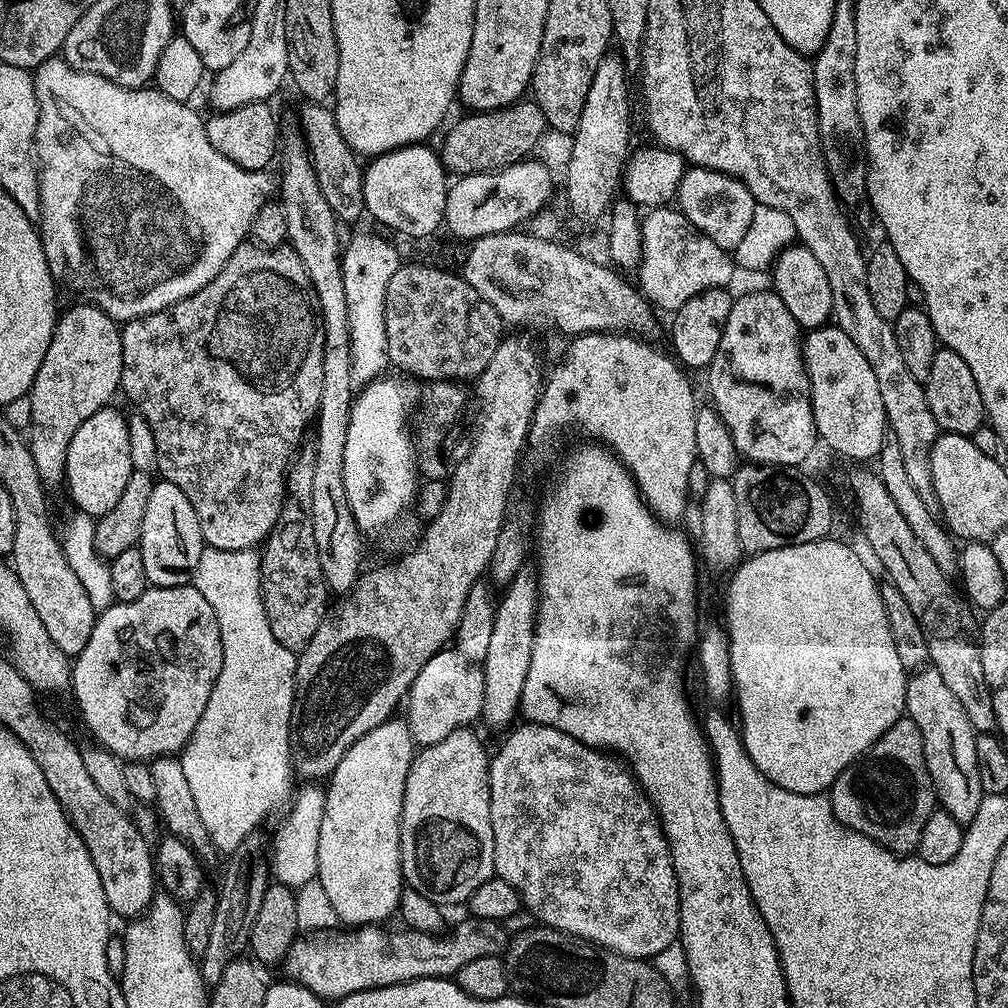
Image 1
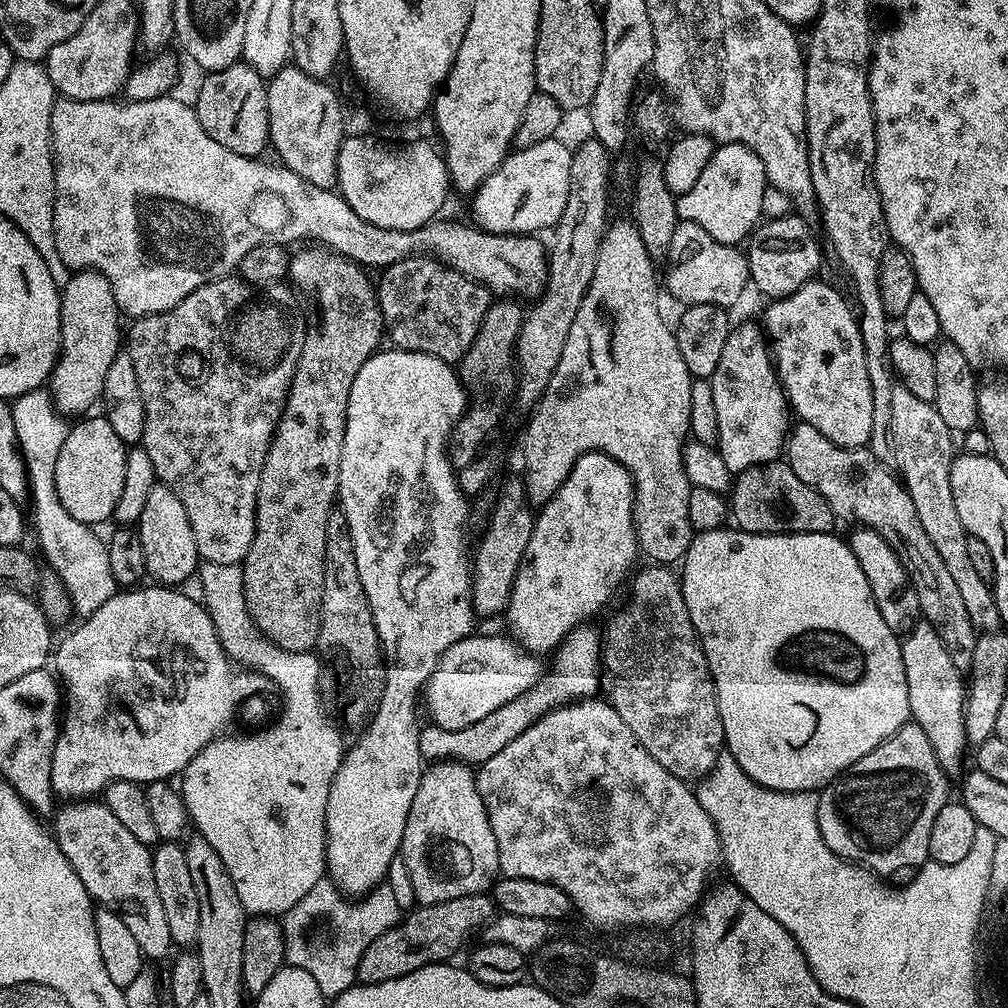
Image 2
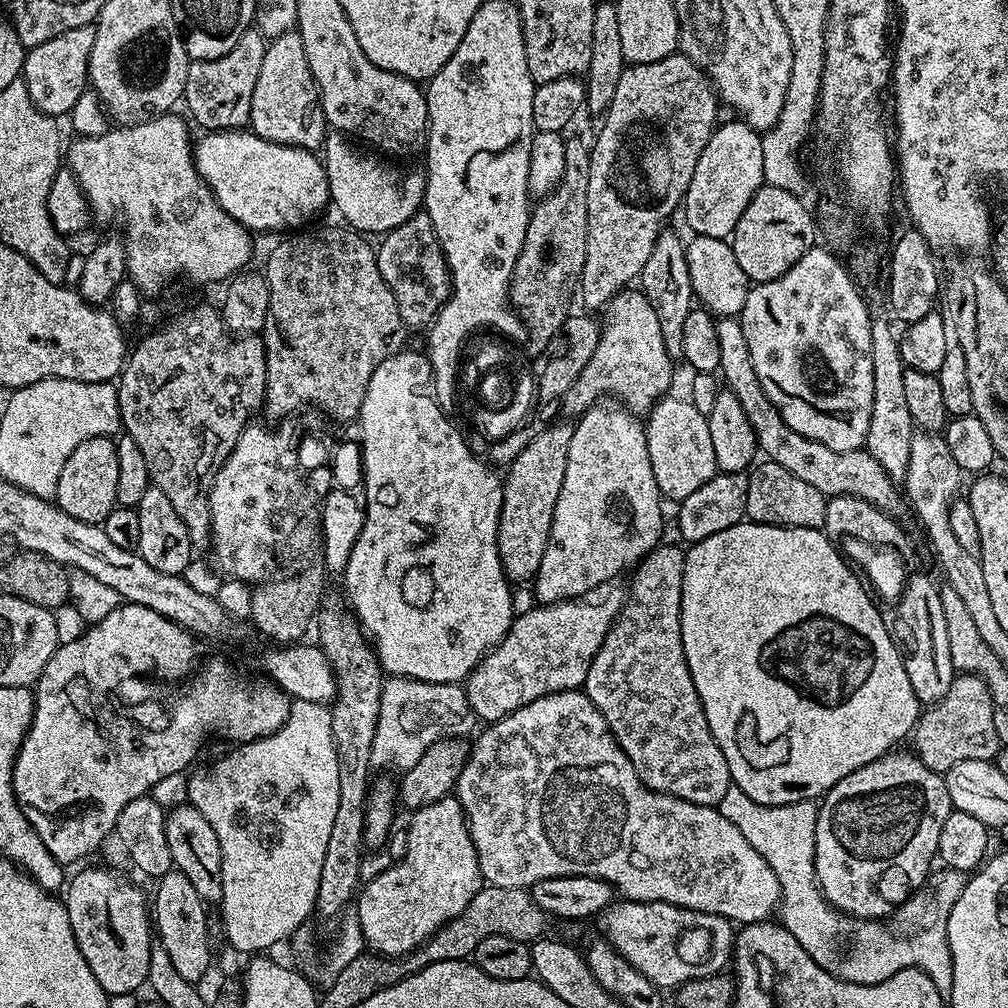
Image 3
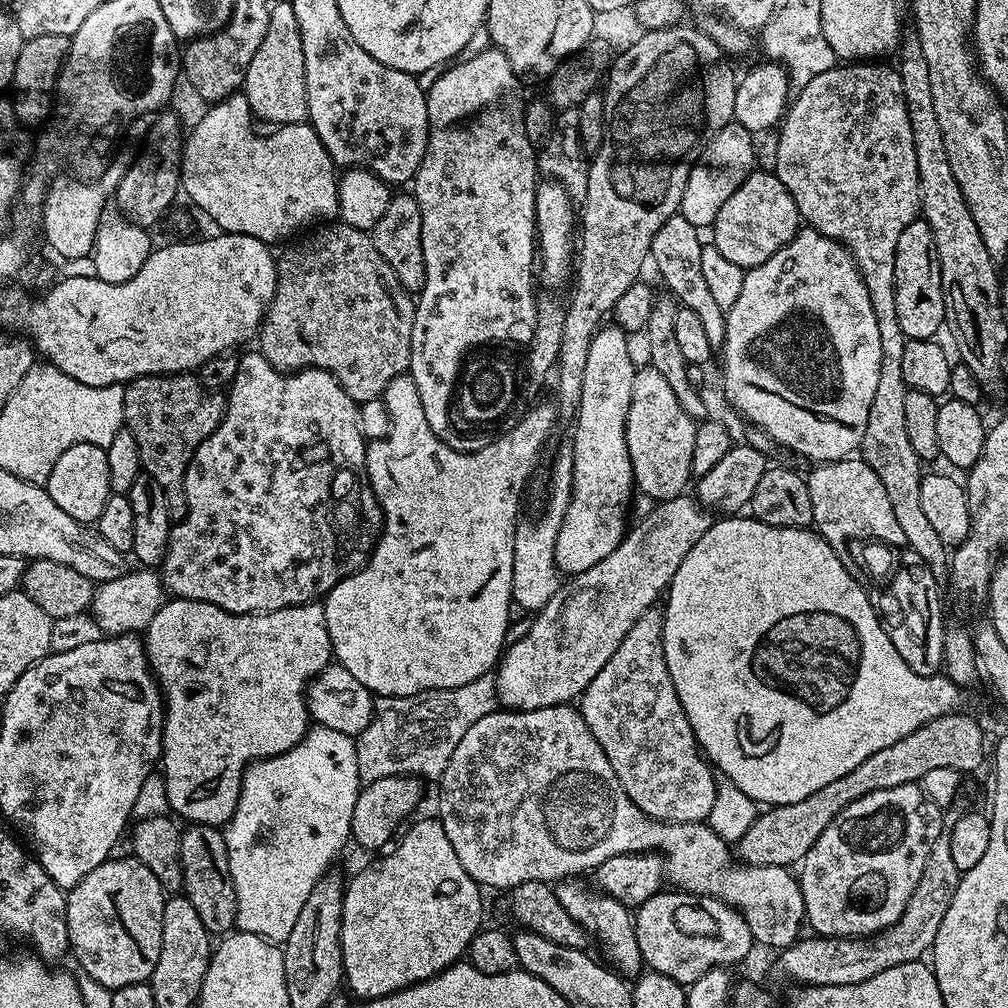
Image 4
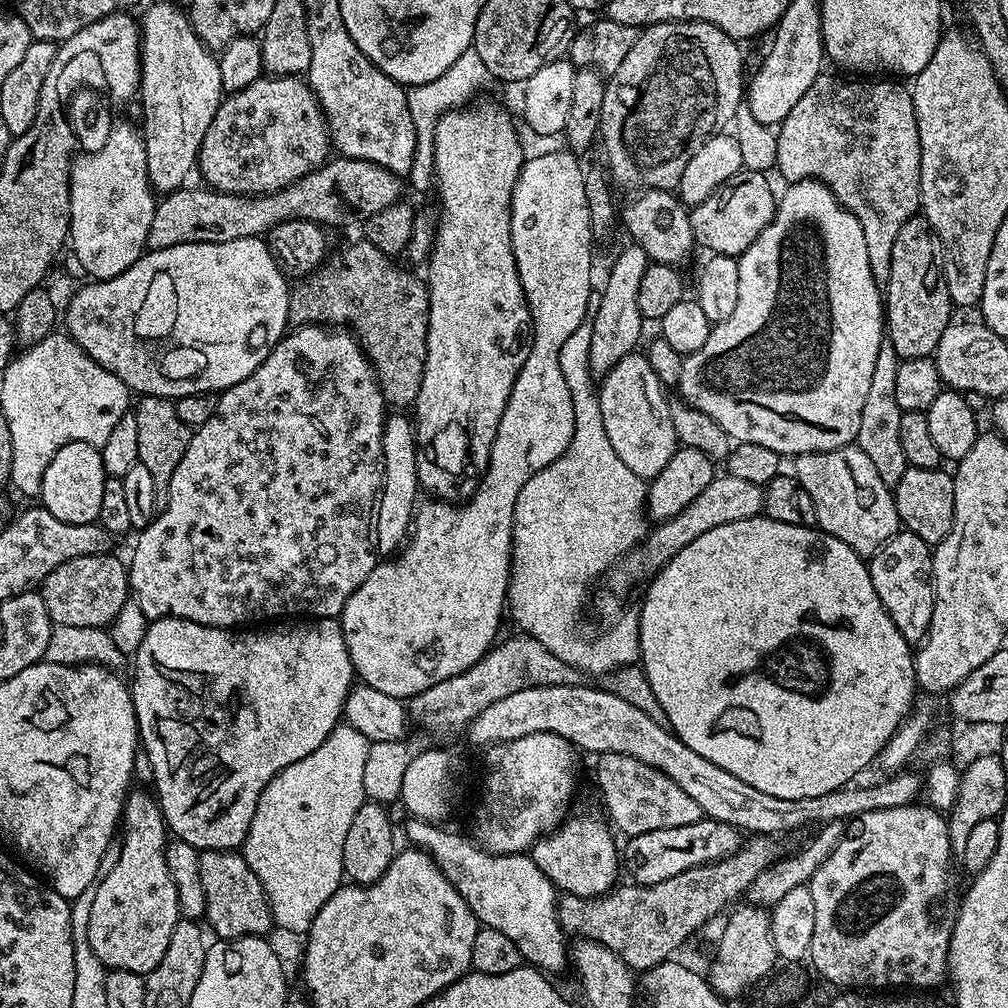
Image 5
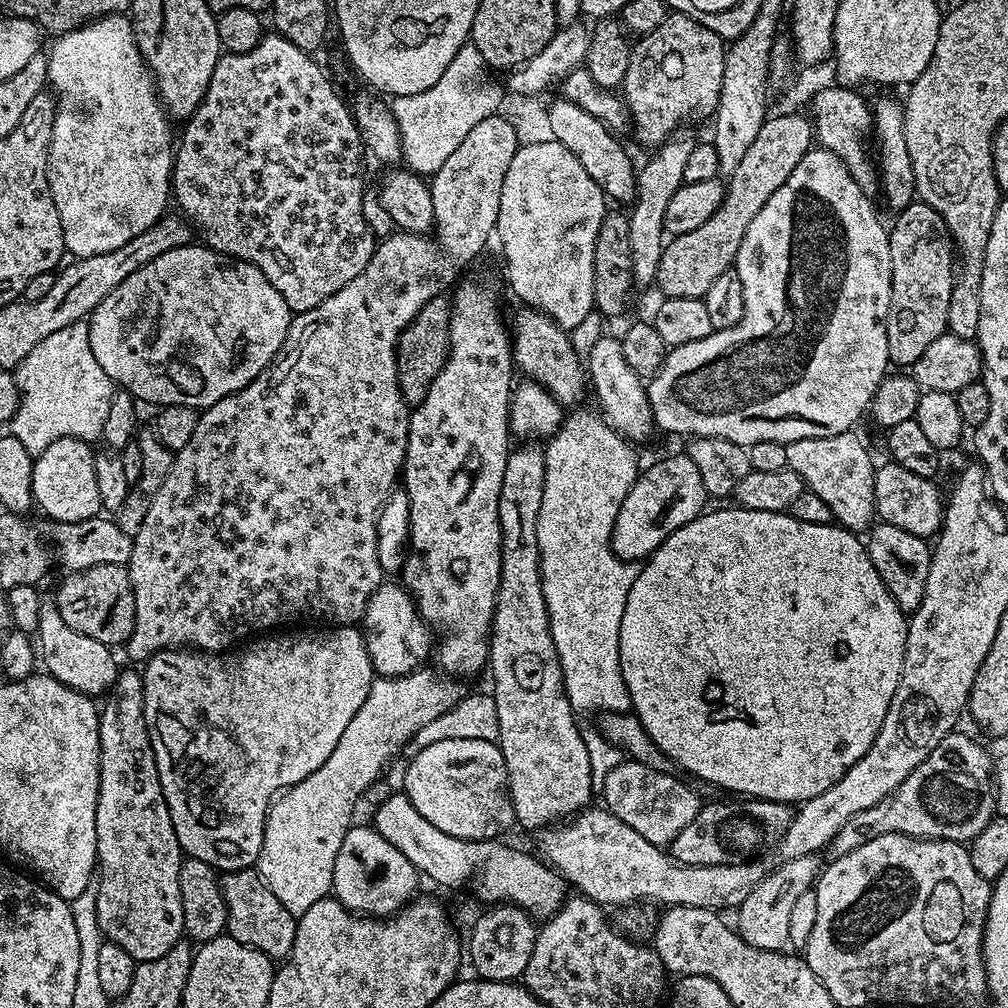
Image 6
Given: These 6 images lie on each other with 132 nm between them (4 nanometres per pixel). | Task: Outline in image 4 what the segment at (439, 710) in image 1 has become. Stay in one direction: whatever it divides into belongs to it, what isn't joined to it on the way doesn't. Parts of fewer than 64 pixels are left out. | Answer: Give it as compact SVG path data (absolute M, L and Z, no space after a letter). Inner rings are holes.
M688 494L659 501L653 508L656 509L641 524L633 523L629 527L621 544L610 550L602 562L590 566L590 570L582 574L565 579L554 598L550 598L550 602L535 613L529 633L507 645L494 669L496 698L505 709L529 712L555 704L567 704L581 696L586 686L594 682L594 674L598 674L598 670L610 662L630 626L634 626L645 610L653 607L665 595L678 566L682 566L682 558L694 550L694 542L698 542L698 538L702 538L702 534L706 534L714 522L700 501Z

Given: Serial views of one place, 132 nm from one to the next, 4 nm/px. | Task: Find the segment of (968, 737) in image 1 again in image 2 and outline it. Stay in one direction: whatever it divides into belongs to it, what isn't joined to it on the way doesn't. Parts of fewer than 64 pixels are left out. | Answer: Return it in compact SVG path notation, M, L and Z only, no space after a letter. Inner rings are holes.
M927 622L915 624L901 639L900 649L902 666L906 670L906 694L910 698L911 719L926 730L926 738L930 738L930 746L934 746L934 754L945 773L953 774L964 760L964 748L969 747L964 733L966 684L961 669L950 662L950 654L946 654L942 638Z

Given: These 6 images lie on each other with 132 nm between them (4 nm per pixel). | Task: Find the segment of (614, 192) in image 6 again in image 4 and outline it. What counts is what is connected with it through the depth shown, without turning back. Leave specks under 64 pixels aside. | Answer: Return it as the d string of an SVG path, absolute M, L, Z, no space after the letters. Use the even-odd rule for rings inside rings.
M674 215L654 234L650 264L656 267L658 275L664 279L668 286L667 291L675 296L679 307L694 310L702 321L706 333L706 339L714 350L723 349L726 338L726 322L728 321L726 309L718 306L718 302L712 297L711 291L702 275L702 250L705 245L700 241L701 233L682 215Z

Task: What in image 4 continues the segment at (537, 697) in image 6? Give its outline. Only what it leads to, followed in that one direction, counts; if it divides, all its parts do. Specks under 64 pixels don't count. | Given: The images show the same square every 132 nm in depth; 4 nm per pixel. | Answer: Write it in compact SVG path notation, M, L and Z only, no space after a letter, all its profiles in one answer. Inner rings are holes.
M569 878L555 885L558 902L566 909L566 914L581 924L589 937L600 947L599 955L603 963L611 968L617 976L632 982L645 971L646 965L642 958L642 950L638 950L636 937L636 921L633 909L628 908L618 898L610 898L605 892L590 886L584 878Z

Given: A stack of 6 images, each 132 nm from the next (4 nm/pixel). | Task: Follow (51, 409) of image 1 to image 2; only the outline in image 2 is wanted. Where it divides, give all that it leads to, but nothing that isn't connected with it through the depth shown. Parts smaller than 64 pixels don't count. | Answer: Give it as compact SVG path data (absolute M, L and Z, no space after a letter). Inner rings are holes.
M92 268L73 271L70 282L60 289L60 356L50 377L52 402L65 417L87 413L87 408L103 397L110 362L122 351L120 320L114 290L104 275Z

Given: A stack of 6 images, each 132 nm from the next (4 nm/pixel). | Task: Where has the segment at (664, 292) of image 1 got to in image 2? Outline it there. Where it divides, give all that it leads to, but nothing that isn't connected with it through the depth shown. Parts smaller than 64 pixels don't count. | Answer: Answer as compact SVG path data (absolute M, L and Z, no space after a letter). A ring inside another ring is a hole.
M689 220L683 221L674 230L674 239L670 242L666 260L672 263L668 268L666 292L674 299L681 300L681 305L717 304L728 310L750 288L747 255L737 245L723 244L710 238L702 226L694 226L694 222Z

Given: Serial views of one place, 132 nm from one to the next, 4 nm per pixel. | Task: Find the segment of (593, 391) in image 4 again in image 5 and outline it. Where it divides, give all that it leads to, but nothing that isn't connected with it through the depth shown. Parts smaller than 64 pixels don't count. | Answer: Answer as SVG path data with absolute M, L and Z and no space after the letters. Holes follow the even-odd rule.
M629 243L627 247L617 254L616 261L611 261L606 291L599 296L598 310L590 316L594 326L594 335L590 338L590 366L596 374L607 373L627 352L637 351L640 331L646 327L638 306L638 294L650 261L646 250L634 243Z

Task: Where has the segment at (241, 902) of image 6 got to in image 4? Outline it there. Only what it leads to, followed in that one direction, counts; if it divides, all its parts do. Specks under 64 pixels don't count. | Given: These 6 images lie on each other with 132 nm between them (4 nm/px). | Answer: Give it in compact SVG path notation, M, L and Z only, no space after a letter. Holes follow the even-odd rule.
M188 824L180 833L180 857L184 875L182 892L188 897L190 906L198 910L202 926L206 926L209 934L231 933L236 922L236 895L230 878L228 847L223 831L205 824Z

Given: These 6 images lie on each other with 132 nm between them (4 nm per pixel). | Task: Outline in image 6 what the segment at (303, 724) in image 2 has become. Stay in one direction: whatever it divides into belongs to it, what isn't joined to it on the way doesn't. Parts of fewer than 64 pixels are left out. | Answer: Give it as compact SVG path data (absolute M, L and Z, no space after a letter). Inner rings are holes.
M417 670L405 676L390 676L373 679L370 694L366 694L366 702L358 709L358 714L350 718L350 726L342 738L338 738L338 746L330 753L330 758L314 770L302 782L276 797L268 809L262 850L258 861L258 871L270 886L274 898L290 910L290 914L299 918L314 906L314 902L325 899L332 892L334 878L334 858L338 858L338 850L342 850L342 838L346 838L348 829L353 827L352 811L356 803L360 804L364 791L376 780L381 779L384 767L391 762L392 756L405 751L408 740L421 730L422 726L450 711L460 699L466 695L465 681L447 674L435 676L432 672Z

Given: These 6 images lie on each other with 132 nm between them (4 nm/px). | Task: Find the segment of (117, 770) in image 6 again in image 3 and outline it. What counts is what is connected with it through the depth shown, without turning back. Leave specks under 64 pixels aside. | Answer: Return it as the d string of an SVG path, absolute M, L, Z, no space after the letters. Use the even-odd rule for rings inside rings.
M81 867L76 877L69 879L66 884L66 893L63 897L66 910L70 914L70 930L74 930L74 938L78 942L78 950L82 950L82 958L86 958L86 966L90 966L91 973L94 978L98 978L98 986L102 986L102 990L108 993L109 997L131 996L139 993L139 988L145 987L148 979L148 971L150 970L150 954L152 953L152 945L154 943L154 924L150 919L150 904L144 901L144 892L136 884L131 884L124 876L119 876L116 872L111 872L108 868L84 868Z

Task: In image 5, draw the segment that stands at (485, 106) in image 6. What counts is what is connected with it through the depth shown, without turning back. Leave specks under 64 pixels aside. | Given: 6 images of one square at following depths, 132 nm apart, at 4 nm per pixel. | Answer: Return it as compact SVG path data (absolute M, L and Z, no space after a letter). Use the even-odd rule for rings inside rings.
M472 46L462 52L461 57L450 66L446 73L432 82L411 85L407 89L407 105L414 121L416 150L414 162L408 175L409 187L418 192L428 191L433 187L435 172L433 170L433 134L438 118L455 108L465 107L469 100L488 80L488 72Z

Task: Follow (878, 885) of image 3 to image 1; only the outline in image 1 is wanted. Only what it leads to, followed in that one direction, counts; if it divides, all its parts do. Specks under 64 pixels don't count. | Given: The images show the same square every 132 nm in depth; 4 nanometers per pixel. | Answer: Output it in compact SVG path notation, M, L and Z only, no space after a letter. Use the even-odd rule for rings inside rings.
M902 718L874 742L869 752L855 760L849 768L842 770L830 789L832 809L846 827L866 834L874 842L878 842L886 850L897 854L915 853L918 842L922 838L922 826L930 819L930 814L937 811L936 791L930 778L930 770L926 770L926 754L922 746L922 730L913 720Z

